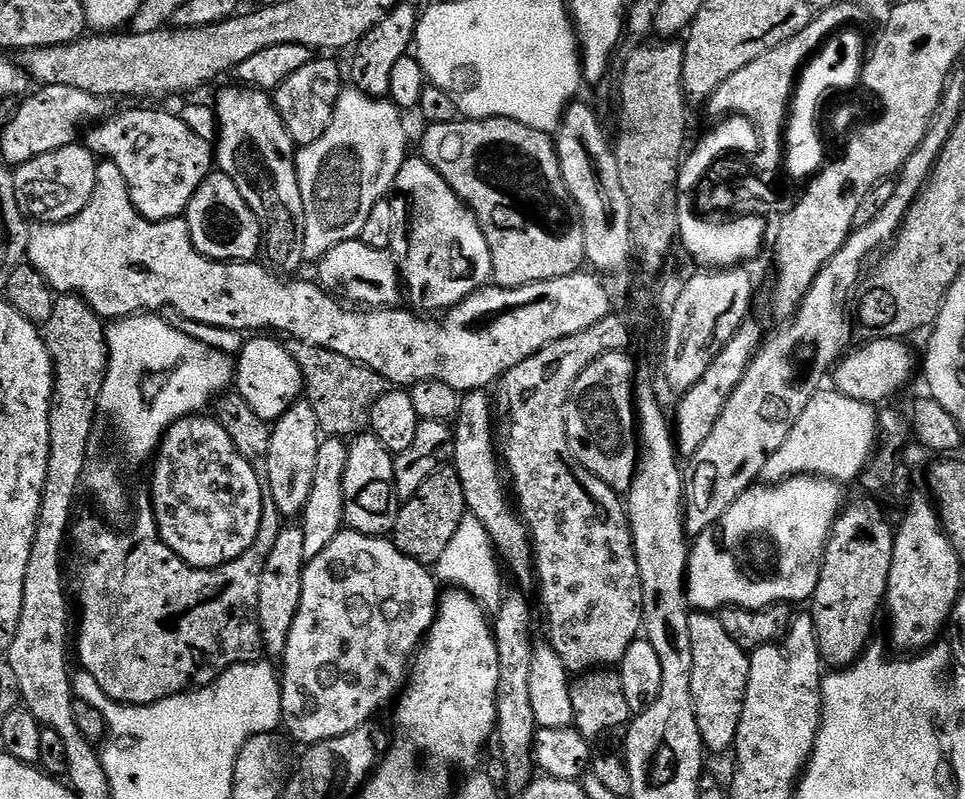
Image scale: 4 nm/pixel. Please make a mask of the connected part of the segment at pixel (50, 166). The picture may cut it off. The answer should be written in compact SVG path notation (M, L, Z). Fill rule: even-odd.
M77 142L19 165L14 172L14 190L25 217L41 224L61 224L64 220L73 220L94 194L97 163L97 157L90 149Z

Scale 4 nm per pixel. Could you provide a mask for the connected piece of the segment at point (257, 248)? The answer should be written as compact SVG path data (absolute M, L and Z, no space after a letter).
M213 170L198 186L186 213L190 238L194 246L209 260L252 262L262 252L262 229L254 210L246 206L238 186L225 172Z

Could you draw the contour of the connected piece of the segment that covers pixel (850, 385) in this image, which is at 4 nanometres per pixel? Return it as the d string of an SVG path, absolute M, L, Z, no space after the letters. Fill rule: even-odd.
M879 338L880 340L872 340L869 344L864 344L861 348L853 347L851 351L847 353L835 365L834 371L831 373L831 382L834 385L835 390L846 395L848 398L864 400L866 403L873 406L883 405L885 402L883 400L888 400L891 398L895 392L900 392L908 384L908 379L912 376L912 371L917 371L918 360L912 357L912 352L907 348L905 341L900 338Z

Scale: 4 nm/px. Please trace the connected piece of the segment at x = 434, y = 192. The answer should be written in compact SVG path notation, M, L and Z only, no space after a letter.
M413 154L412 157L405 159L401 163L398 170L398 178L392 183L392 192L394 199L392 205L396 211L396 223L398 225L398 234L394 238L391 246L391 251L394 253L399 265L400 274L402 277L403 287L406 289L406 296L412 299L411 307L419 310L424 314L440 314L445 310L452 308L455 304L461 304L467 296L474 294L479 288L485 287L492 280L492 259L490 258L490 246L486 242L486 238L480 229L480 223L476 220L476 215L472 213L471 208L468 207L464 201L458 198L458 194L454 194L454 190L446 182L446 178L442 178L442 174L434 166L430 166L430 162L426 162L423 156Z

